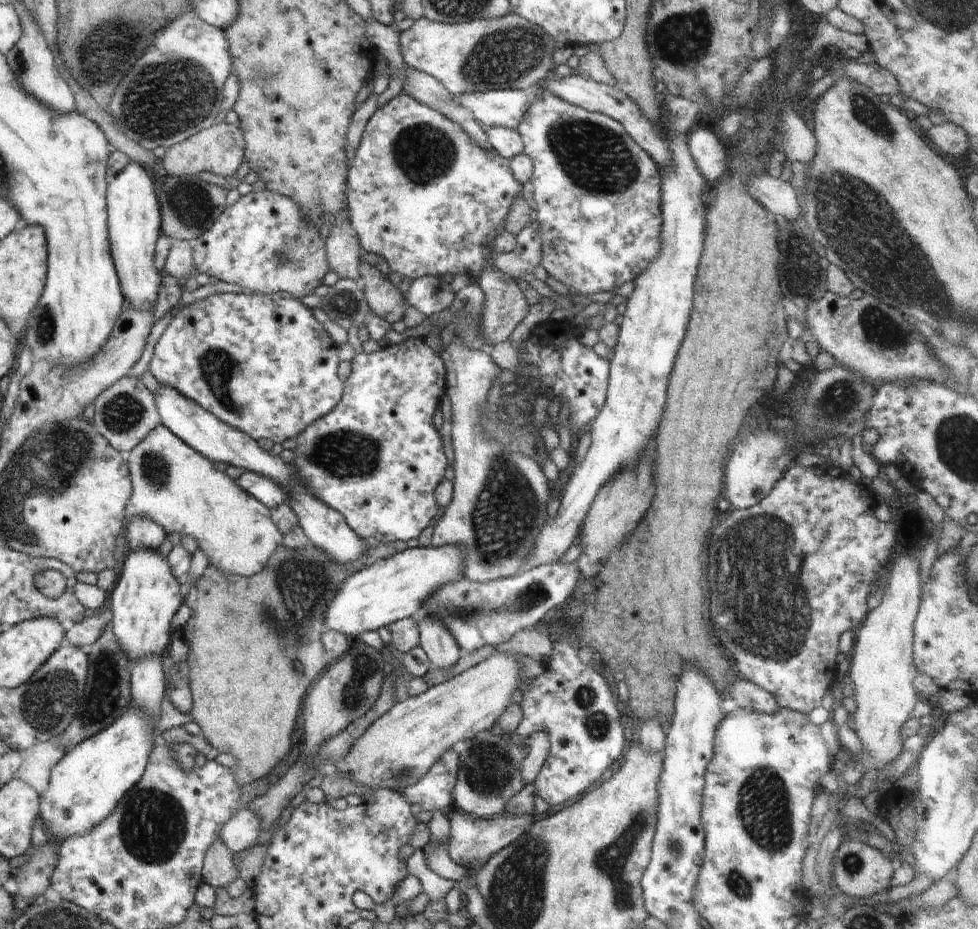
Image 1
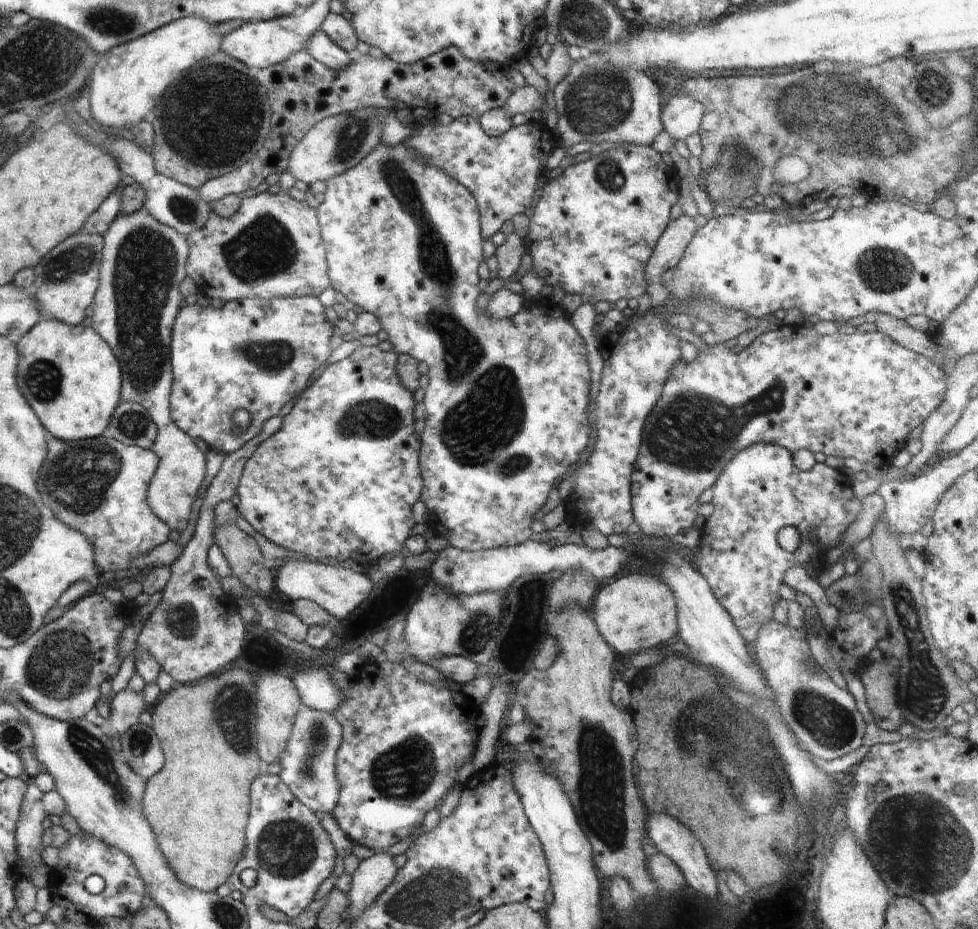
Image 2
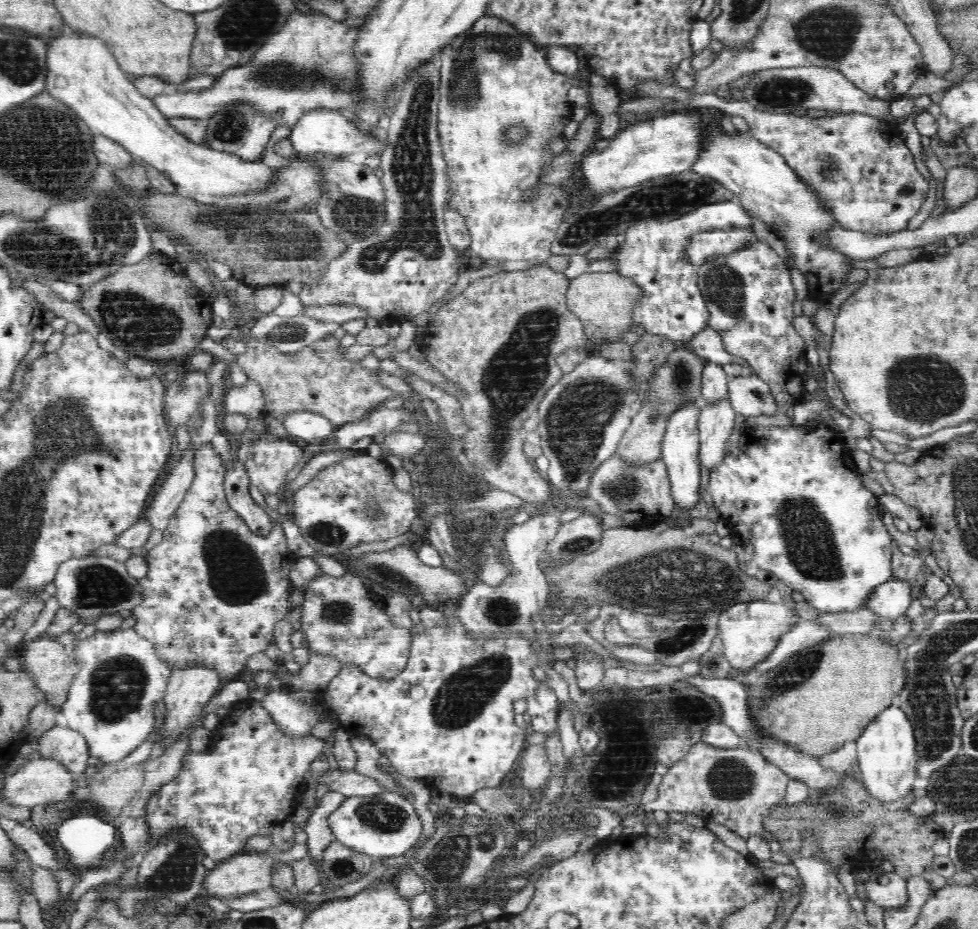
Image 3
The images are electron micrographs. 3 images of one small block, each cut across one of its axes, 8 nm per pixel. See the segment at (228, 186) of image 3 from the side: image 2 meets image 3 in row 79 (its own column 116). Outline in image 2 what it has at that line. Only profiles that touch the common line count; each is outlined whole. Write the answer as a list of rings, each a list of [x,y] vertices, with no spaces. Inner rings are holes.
[[[192,15],[146,33],[126,46],[118,46],[118,50],[110,50],[110,54],[102,53],[86,92],[92,119],[99,125],[115,129],[132,129],[133,124],[150,119],[158,100],[174,78],[218,51],[222,39],[215,24]]]

